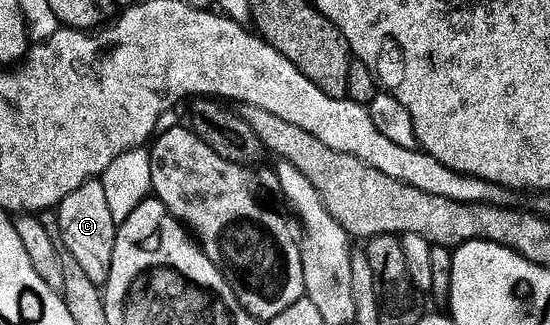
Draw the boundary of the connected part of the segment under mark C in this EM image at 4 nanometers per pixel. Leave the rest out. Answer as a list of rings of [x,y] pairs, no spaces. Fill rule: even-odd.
[[[91,180],[80,184],[76,192],[65,198],[56,210],[58,216],[58,238],[71,258],[80,264],[92,283],[100,288],[105,287],[111,272],[112,256],[115,254],[115,236],[118,225],[112,218],[112,213],[104,192],[104,184],[100,180]]]

